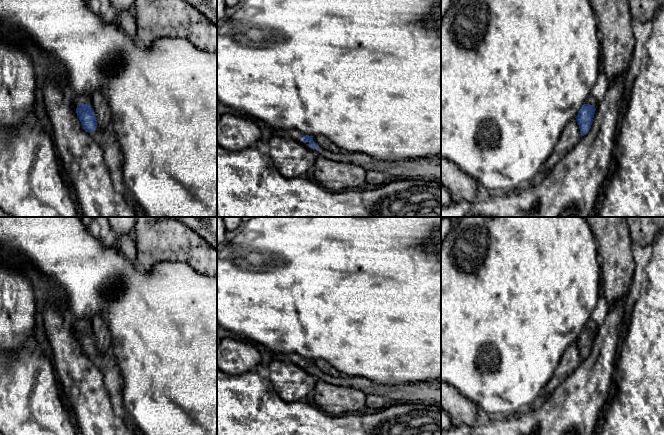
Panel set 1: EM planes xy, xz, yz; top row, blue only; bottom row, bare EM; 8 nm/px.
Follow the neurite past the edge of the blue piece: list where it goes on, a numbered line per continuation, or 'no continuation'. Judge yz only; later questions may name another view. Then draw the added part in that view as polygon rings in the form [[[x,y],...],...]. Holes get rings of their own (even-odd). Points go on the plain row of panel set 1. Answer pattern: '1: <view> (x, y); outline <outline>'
1: yz (591, 324); outline [[[589,319],[584,328],[594,329],[597,333],[598,325],[592,319]]]

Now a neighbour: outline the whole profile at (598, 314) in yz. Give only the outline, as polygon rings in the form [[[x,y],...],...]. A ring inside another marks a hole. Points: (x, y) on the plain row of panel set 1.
[[[600,280],[598,288],[598,301],[595,308],[590,314],[590,319],[592,319],[598,326],[602,325],[606,318],[608,309],[609,308],[605,297],[604,289]]]

